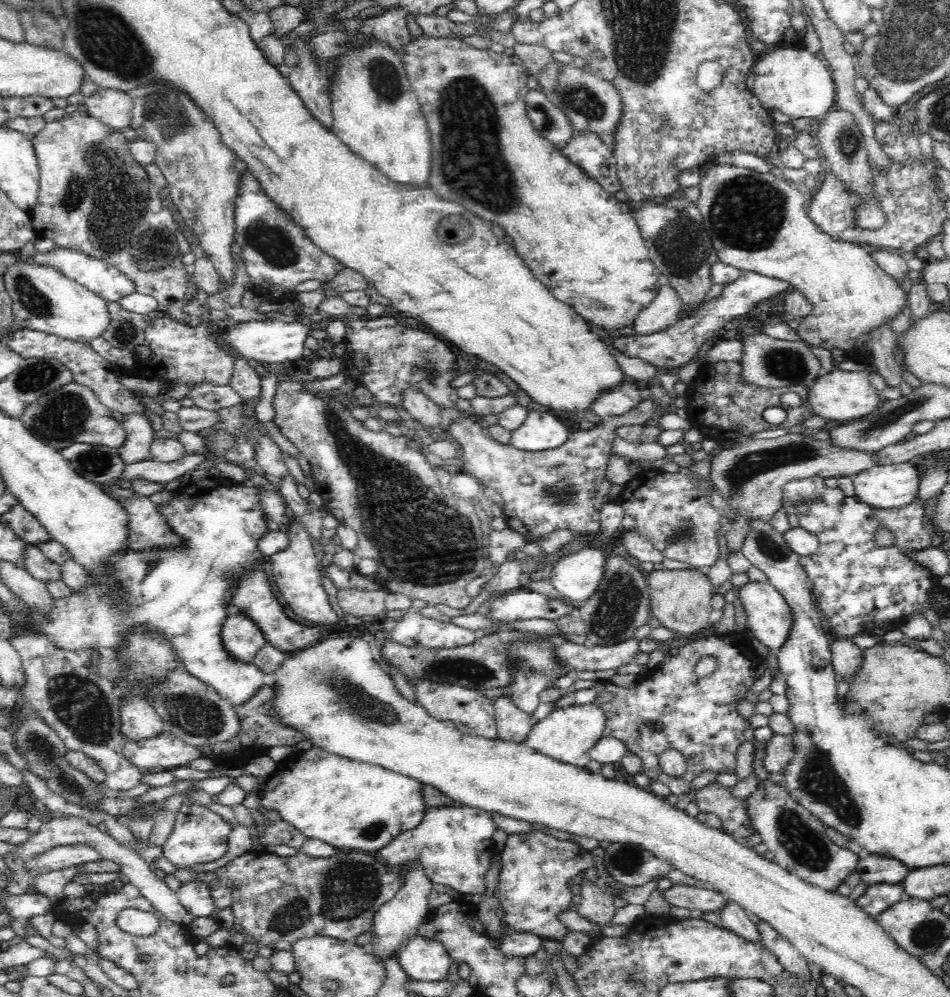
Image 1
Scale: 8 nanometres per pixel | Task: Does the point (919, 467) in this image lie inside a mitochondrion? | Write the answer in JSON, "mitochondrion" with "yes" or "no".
{"mitochondrion":"no"}

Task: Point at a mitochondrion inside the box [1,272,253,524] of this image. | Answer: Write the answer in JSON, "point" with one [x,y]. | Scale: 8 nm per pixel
{"point":[65,418]}

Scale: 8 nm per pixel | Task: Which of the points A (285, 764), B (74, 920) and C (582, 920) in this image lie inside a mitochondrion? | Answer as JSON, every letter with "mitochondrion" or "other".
{"A":"other","B":"other","C":"other"}

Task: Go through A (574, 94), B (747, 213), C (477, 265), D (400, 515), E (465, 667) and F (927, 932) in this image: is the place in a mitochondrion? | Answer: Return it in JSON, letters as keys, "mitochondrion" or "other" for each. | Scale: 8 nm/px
{"A":"mitochondrion","B":"mitochondrion","C":"other","D":"mitochondrion","E":"mitochondrion","F":"mitochondrion"}

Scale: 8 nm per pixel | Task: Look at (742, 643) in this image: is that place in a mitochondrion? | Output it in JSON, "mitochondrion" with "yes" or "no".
{"mitochondrion":"no"}

